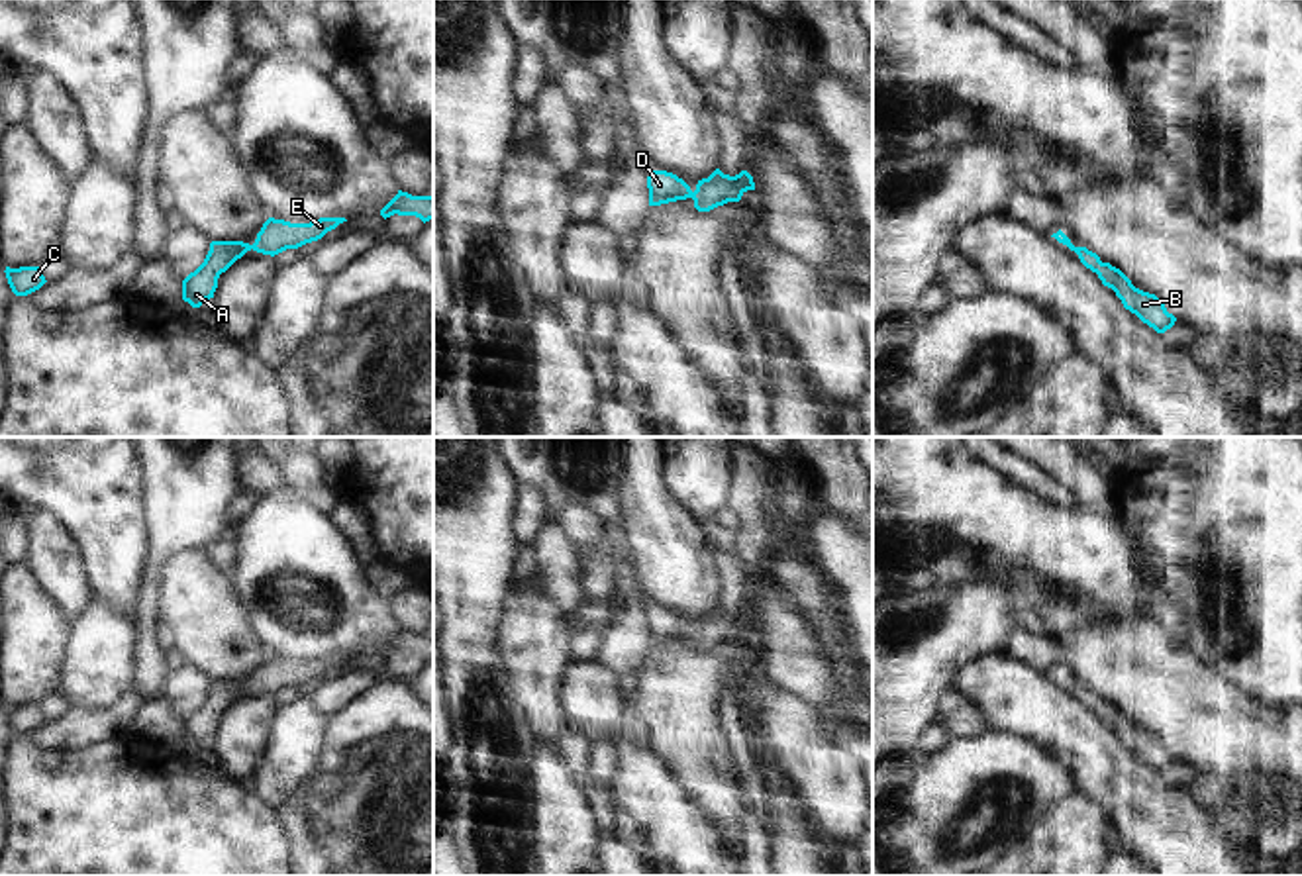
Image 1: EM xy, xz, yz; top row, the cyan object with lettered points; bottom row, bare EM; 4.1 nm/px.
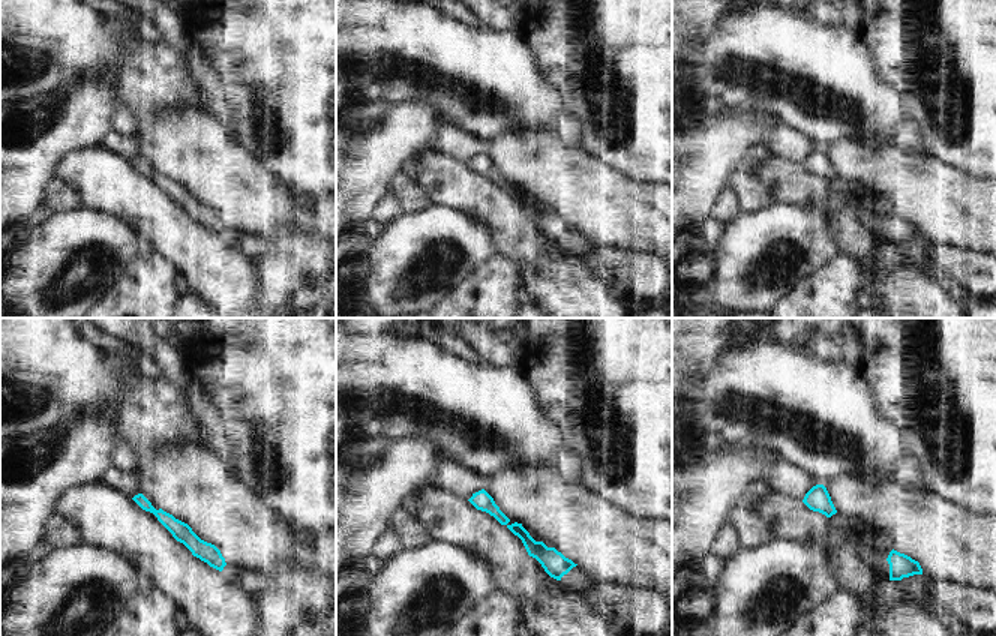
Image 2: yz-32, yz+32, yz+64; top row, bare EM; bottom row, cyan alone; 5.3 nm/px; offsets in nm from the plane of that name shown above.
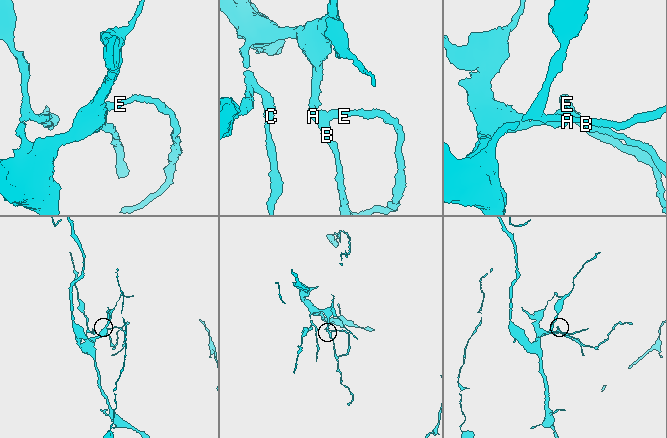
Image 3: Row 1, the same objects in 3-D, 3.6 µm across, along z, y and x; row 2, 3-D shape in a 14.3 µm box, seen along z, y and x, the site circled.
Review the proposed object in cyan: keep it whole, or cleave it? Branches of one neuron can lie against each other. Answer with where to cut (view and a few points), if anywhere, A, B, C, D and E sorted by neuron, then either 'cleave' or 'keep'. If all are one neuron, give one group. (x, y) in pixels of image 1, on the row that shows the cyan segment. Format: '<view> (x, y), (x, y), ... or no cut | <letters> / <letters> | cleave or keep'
no cut | A B C D E | keep

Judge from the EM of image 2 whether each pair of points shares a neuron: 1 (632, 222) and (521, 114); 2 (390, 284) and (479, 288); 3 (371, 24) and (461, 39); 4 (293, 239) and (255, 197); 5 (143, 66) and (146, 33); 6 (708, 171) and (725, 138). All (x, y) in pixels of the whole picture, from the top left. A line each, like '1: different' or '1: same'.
1: different
2: different
3: same
4: different
5: different
6: same

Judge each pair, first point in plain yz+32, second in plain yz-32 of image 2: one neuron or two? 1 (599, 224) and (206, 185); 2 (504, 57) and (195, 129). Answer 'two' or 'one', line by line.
1: one
2: two

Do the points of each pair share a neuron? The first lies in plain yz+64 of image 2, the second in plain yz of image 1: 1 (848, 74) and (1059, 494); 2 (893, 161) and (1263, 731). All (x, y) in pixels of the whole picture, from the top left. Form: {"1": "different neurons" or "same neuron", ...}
{"1": "different neurons", "2": "same neuron"}

